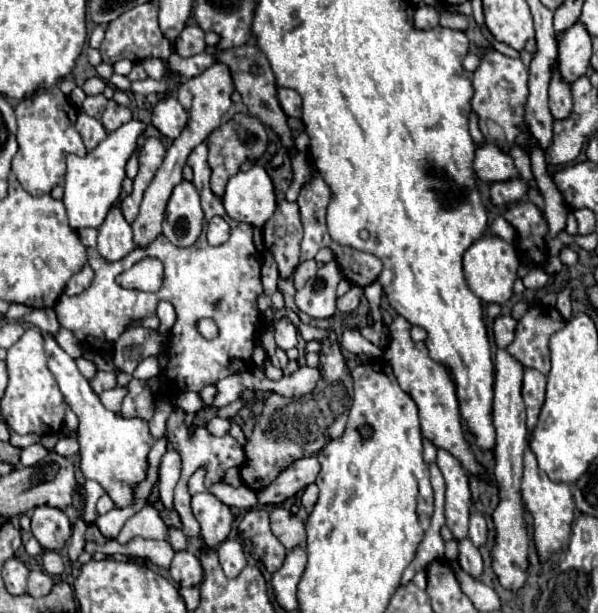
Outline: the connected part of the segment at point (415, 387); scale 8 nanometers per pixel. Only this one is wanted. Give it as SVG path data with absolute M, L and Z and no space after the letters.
M395 317L393 323L389 325L391 341L385 351L385 359L393 367L393 373L401 385L401 389L415 401L419 407L419 419L421 419L421 431L423 437L429 439L435 447L447 449L451 455L455 455L461 465L471 471L473 475L481 473L483 467L475 461L469 445L463 439L463 429L459 421L459 403L457 403L457 393L455 393L455 383L449 375L449 369L429 357L429 351L425 343L415 343L409 335L411 323L405 317Z

